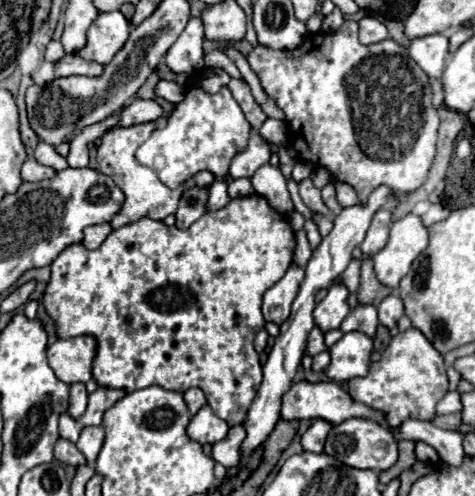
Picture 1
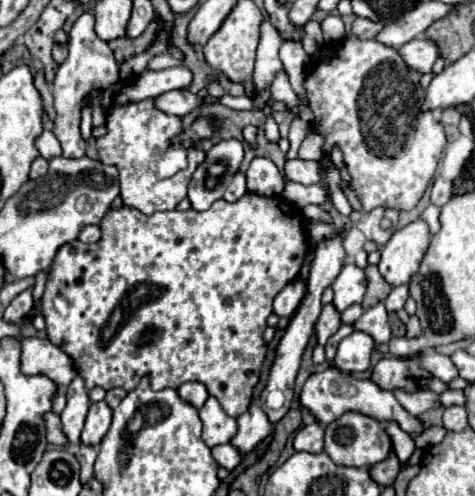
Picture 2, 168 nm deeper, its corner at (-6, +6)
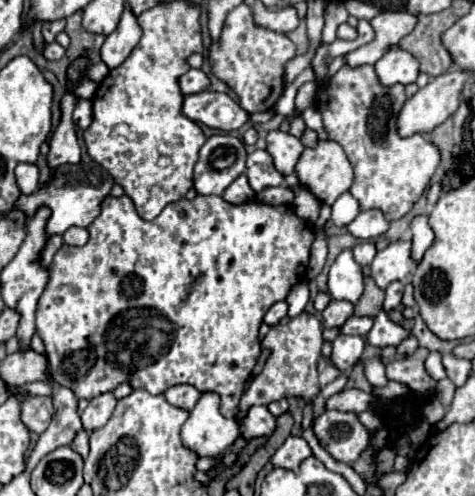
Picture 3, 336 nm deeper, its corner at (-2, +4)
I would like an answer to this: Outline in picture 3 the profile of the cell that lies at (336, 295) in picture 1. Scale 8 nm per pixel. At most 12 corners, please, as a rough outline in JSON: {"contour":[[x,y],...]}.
{"contour":[[352,249],[330,267],[330,297],[356,303],[364,273]]}

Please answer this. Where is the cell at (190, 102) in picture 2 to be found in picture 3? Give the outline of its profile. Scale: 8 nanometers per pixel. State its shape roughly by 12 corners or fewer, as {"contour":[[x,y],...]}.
{"contour":[[202,91],[188,97],[198,115],[186,115],[218,131],[240,129],[248,113],[234,115],[226,93]]}

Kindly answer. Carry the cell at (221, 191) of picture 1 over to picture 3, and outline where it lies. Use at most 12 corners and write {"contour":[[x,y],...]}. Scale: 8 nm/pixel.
{"contour":[[240,175],[222,195],[228,203],[256,199],[248,177]]}

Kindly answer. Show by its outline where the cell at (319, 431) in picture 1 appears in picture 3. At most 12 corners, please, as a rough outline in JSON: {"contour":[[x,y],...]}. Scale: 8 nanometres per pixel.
{"contour":[[288,437],[270,463],[298,471],[312,455],[302,437]]}

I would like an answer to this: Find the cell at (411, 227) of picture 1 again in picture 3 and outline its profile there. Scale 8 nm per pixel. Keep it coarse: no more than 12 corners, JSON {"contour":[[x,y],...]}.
{"contour":[[410,241],[376,253],[370,271],[380,289],[406,281],[416,265]]}

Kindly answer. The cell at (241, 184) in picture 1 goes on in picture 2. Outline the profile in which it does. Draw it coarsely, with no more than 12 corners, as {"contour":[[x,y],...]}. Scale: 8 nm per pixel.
{"contour":[[256,157],[246,171],[250,193],[274,197],[284,179],[270,159]]}

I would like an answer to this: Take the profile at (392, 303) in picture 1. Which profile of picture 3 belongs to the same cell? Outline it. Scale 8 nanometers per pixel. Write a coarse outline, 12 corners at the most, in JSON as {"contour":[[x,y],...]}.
{"contour":[[392,281],[386,287],[384,309],[392,311],[402,301],[404,285]]}

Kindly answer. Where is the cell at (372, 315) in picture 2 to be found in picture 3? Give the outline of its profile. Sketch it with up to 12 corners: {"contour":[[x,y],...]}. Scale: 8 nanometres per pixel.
{"contour":[[386,311],[374,317],[366,335],[374,347],[398,345],[412,333],[388,319]]}

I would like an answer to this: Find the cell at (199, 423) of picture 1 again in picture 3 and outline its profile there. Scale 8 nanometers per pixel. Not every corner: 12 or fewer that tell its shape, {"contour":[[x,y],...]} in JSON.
{"contour":[[202,393],[182,425],[182,443],[216,457],[238,439],[220,397]]}

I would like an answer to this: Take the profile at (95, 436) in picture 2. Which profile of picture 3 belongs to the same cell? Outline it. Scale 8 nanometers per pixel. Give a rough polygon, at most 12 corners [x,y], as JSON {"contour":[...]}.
{"contour":[[112,391],[94,397],[80,415],[84,429],[102,427],[118,399]]}

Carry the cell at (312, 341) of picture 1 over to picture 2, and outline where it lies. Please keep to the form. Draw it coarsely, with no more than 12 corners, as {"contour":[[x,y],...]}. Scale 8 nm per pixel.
{"contour":[[324,305],[316,323],[318,345],[340,329],[340,313]]}

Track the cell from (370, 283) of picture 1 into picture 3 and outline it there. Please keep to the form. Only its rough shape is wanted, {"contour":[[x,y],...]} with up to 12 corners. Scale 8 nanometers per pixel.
{"contour":[[366,277],[364,293],[354,307],[356,317],[376,317],[384,291]]}

